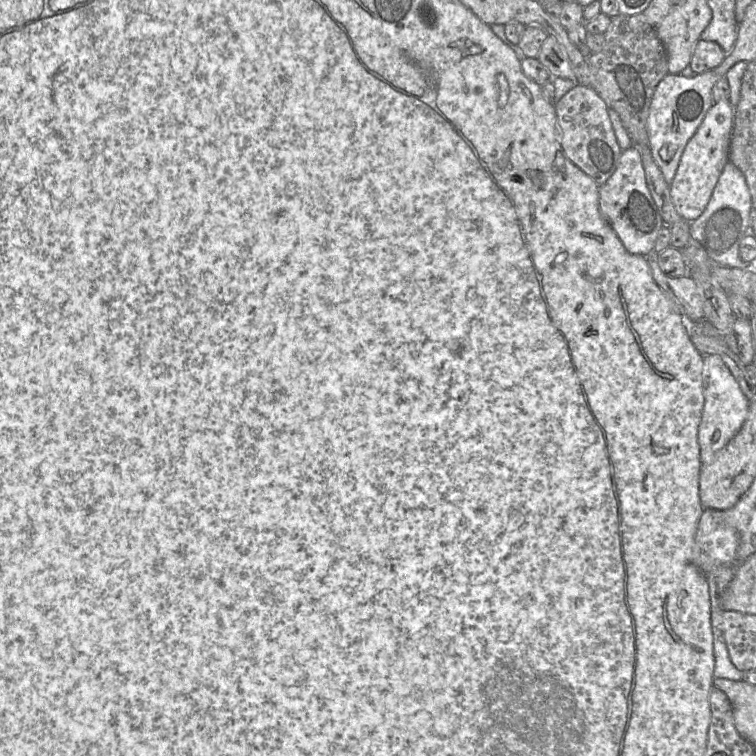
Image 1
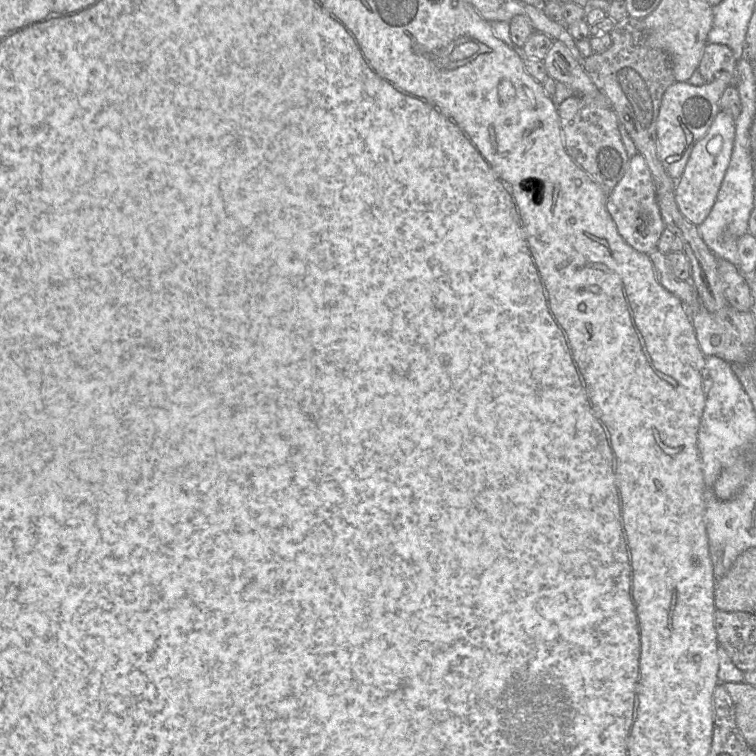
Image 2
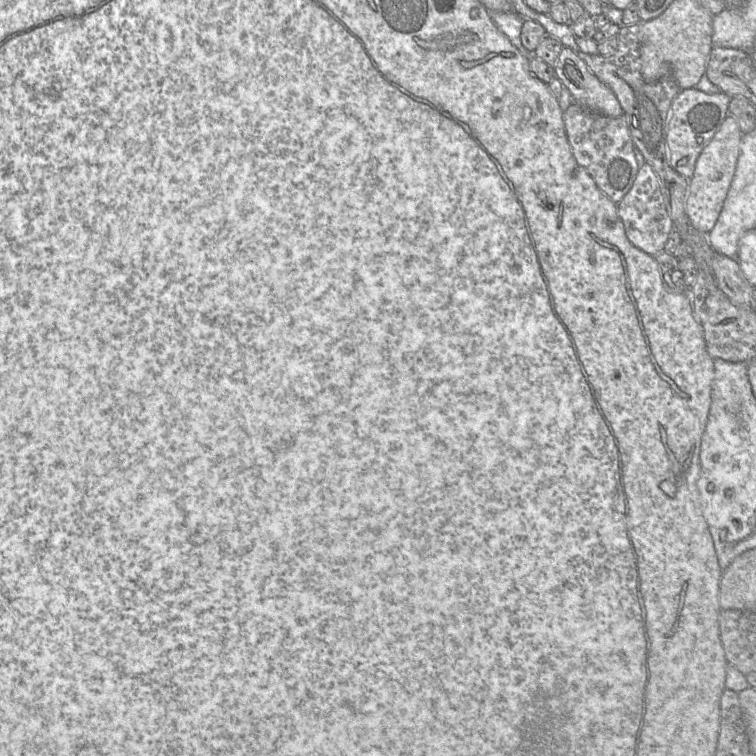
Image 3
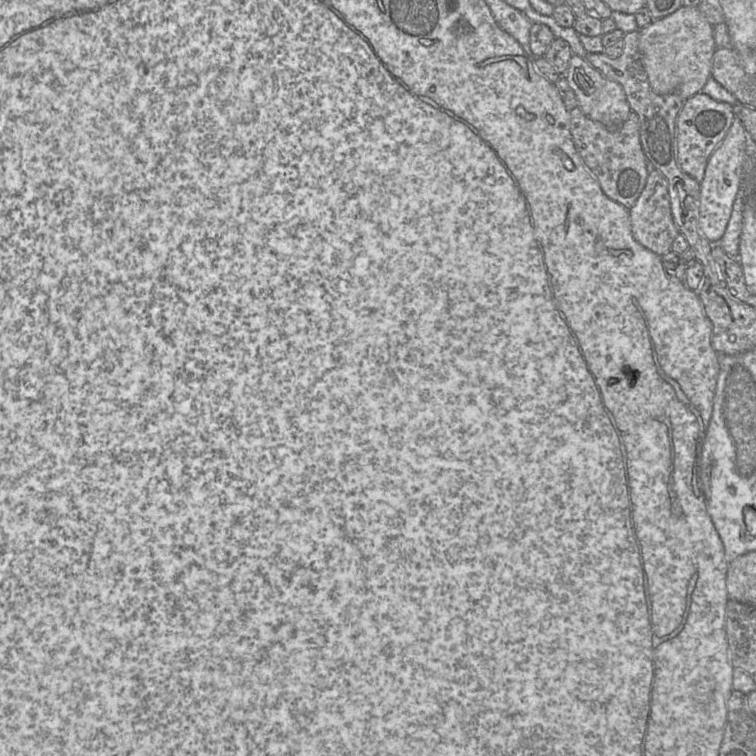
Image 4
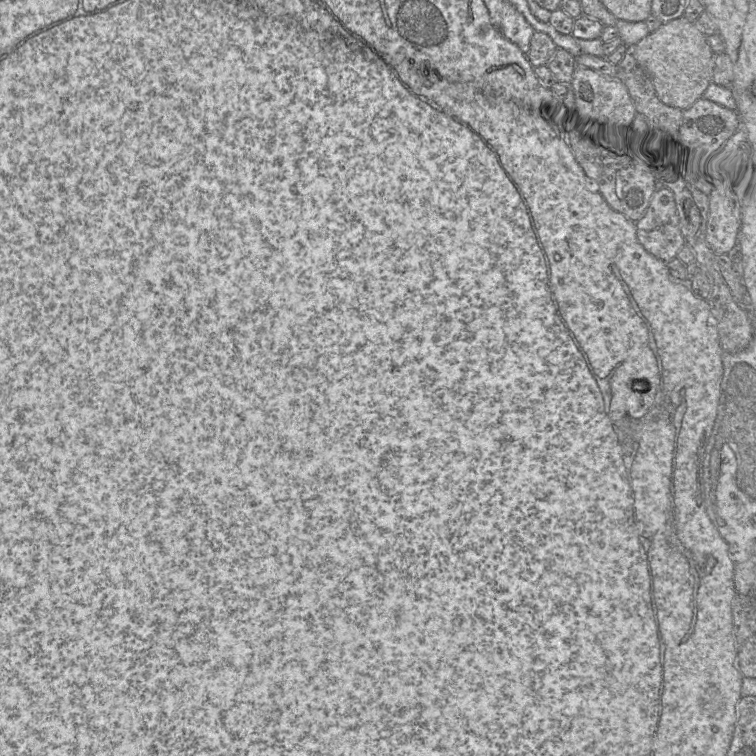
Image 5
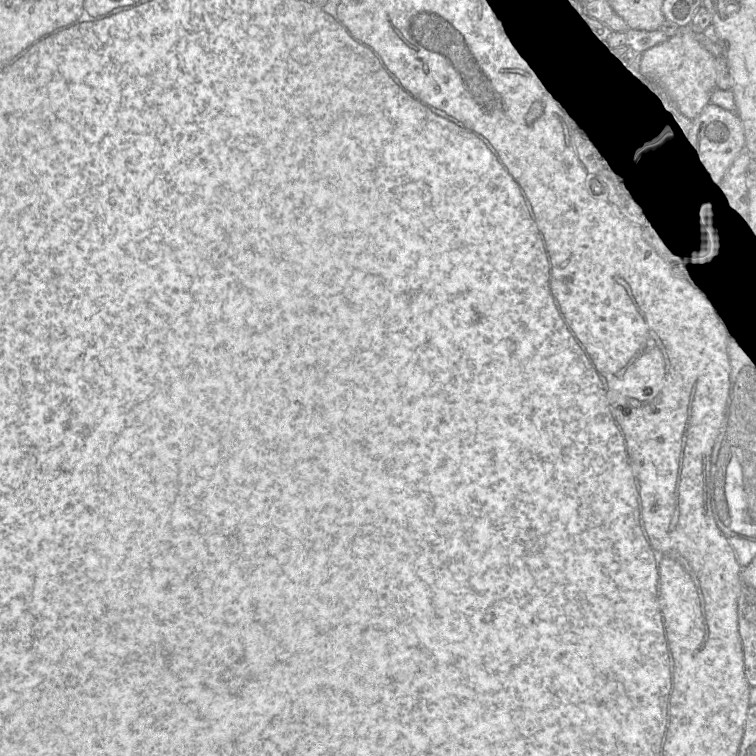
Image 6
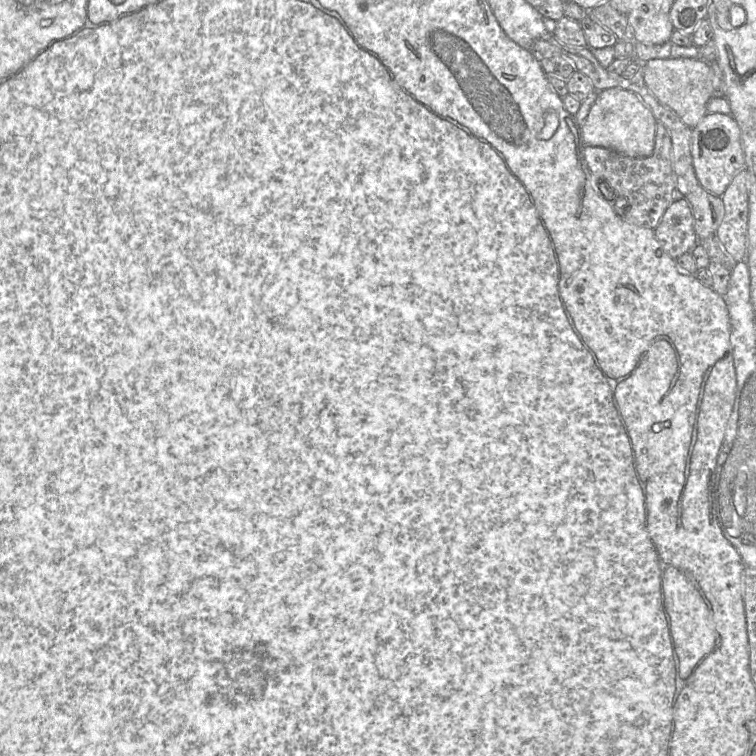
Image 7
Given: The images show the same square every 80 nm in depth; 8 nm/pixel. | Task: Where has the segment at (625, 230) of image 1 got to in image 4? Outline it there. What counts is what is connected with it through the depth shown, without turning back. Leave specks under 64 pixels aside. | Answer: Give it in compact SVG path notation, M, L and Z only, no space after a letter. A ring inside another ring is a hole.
M650 168L646 184L635 204L629 209L631 232L634 239L652 253L662 256L671 251L671 246L679 233L673 220L668 183L665 177L656 170Z

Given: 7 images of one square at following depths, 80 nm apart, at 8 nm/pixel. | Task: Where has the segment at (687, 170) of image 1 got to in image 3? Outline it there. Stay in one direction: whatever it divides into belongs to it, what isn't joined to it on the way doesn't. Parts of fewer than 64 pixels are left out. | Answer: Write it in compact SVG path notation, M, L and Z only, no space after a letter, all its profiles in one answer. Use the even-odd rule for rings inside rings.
M729 114L696 161L684 204L691 224L703 234L707 235L713 229L723 208L735 174L742 136L736 119Z

